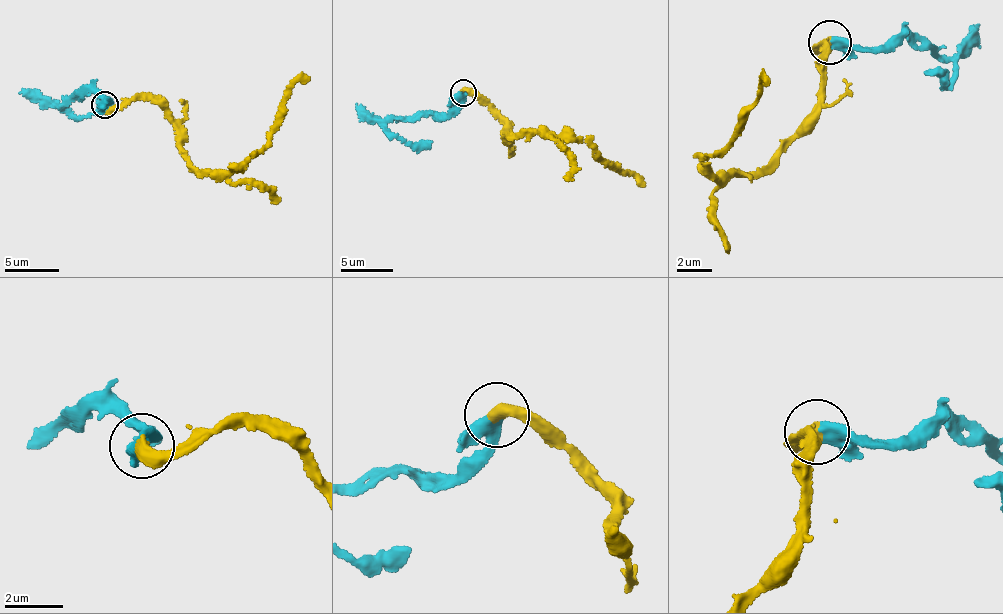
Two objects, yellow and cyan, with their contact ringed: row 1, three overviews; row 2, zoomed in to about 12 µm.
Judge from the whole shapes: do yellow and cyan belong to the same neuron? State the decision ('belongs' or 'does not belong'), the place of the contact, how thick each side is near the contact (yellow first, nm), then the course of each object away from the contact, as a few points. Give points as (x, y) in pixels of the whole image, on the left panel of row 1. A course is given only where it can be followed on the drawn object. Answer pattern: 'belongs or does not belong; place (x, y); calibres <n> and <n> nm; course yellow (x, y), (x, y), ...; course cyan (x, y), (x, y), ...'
belongs; place (104, 105); calibres 500 and 360 nm; course yellow (103, 106), (117, 108), (132, 100), (160, 103), (192, 167), (228, 176), (273, 130), (287, 89), (309, 77); course cyan (105, 105), (109, 103), (104, 98), (79, 90), (62, 108), (71, 115), (86, 117), (110, 102)

